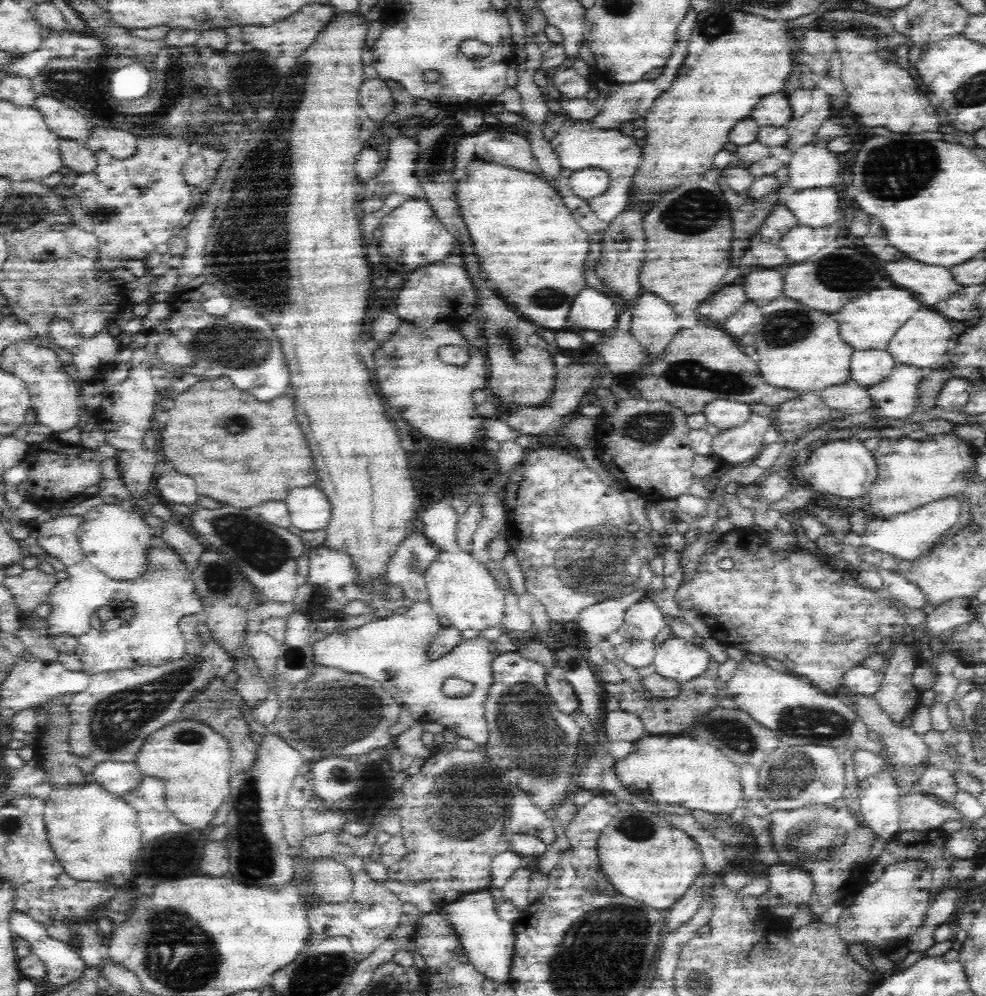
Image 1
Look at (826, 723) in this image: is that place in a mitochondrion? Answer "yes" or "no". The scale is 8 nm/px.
yes

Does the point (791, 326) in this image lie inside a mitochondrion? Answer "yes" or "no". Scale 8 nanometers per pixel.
yes

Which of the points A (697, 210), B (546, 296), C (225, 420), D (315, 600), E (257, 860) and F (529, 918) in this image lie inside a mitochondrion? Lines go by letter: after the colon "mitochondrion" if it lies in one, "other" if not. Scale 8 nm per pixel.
A: mitochondrion
B: mitochondrion
C: mitochondrion
D: other
E: mitochondrion
F: other

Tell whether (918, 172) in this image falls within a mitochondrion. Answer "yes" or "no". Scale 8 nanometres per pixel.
yes

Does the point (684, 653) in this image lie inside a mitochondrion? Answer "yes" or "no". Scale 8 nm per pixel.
no

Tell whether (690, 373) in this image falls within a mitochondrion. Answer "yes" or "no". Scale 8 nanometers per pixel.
yes

